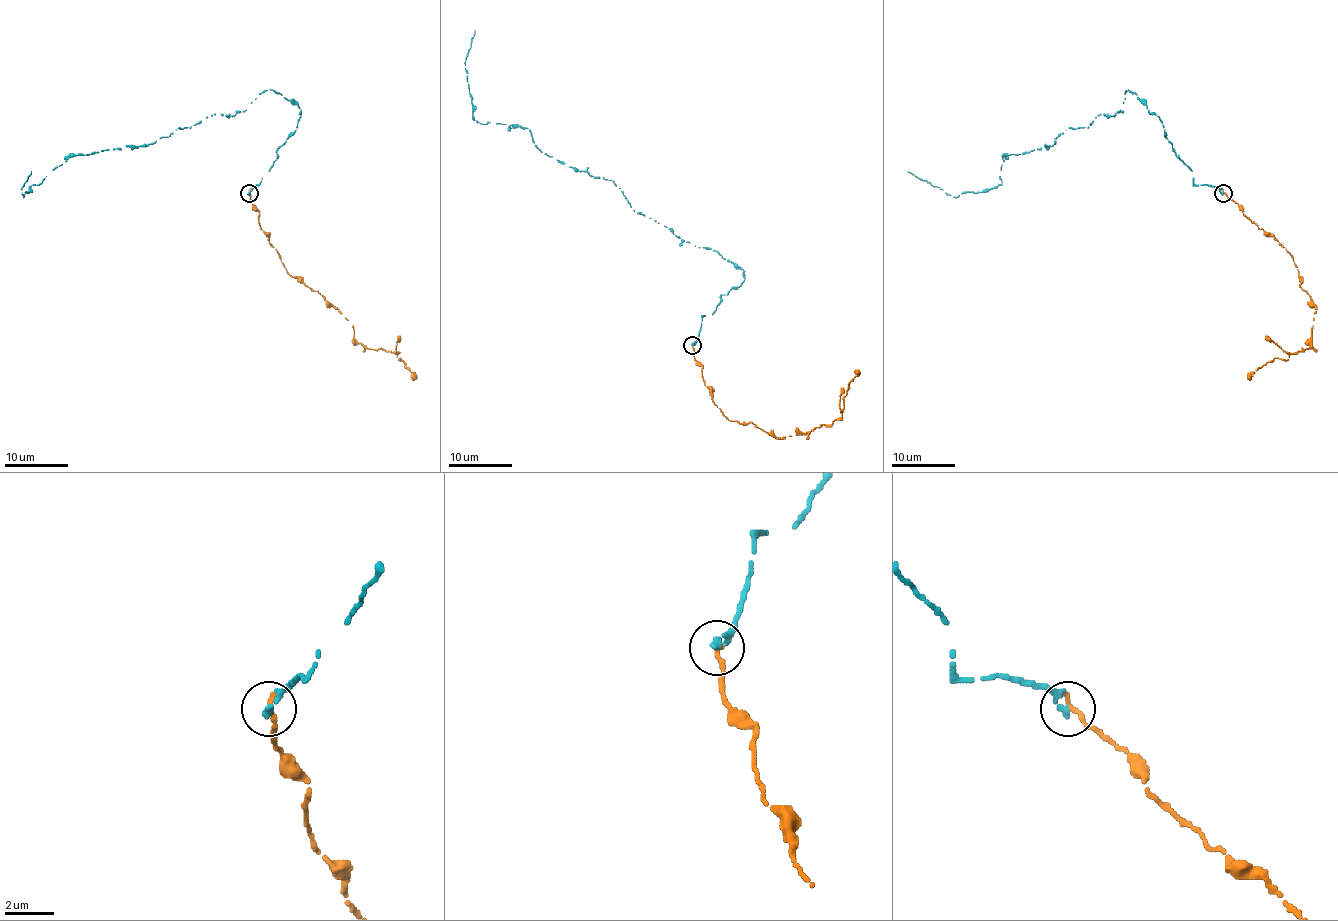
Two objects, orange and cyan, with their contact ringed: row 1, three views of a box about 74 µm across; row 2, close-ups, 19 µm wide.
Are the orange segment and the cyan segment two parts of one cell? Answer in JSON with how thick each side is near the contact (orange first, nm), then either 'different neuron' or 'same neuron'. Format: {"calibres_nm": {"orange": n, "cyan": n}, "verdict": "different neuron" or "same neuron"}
{"calibres_nm": {"orange": 240, "cyan": 190}, "verdict": "same neuron"}

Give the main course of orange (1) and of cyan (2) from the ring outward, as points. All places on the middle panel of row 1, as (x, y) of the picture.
1: (692, 345), (711, 399), (722, 413), (777, 437), (831, 424), (842, 415), (844, 398), (858, 372)
2: (692, 345), (743, 270), (634, 211), (611, 180), (548, 156), (528, 128), (477, 123), (465, 61), (474, 30)

